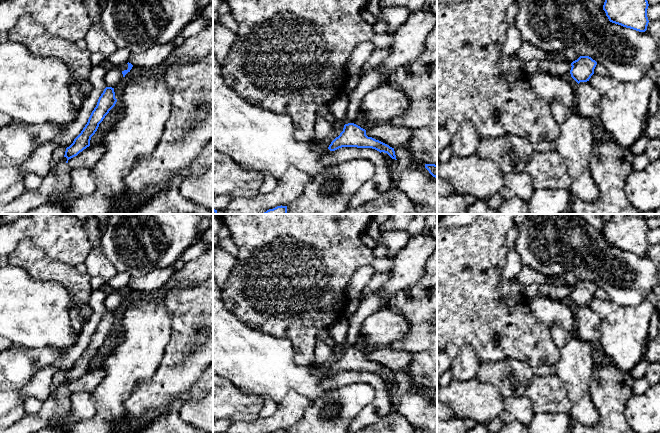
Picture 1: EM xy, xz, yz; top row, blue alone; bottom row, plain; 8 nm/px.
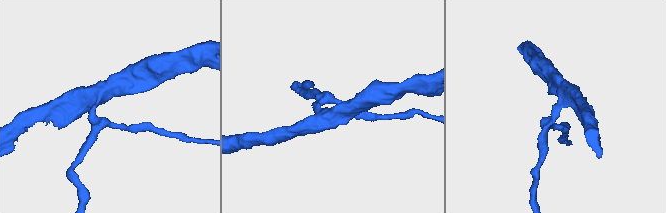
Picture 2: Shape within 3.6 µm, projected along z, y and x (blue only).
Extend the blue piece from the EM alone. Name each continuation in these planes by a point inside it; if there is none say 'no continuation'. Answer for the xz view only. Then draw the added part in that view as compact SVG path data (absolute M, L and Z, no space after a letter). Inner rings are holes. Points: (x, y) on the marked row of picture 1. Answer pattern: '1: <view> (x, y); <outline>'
no continuation

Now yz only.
no continuation

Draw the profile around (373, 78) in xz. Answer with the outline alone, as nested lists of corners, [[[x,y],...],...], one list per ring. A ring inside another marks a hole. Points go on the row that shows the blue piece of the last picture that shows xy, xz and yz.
[[[377,68],[368,70],[361,78],[359,84],[348,94],[349,105],[344,117],[345,124],[353,123],[358,117],[359,108],[364,96],[384,84],[383,75]]]

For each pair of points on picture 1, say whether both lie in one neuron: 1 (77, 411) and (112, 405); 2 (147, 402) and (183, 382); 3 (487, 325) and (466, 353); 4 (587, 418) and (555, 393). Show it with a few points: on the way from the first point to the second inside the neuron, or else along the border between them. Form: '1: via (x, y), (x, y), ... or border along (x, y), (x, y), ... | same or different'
1: border along (91, 394), (96, 413), (90, 418), (77, 421) | different
2: via (156, 393), (168, 382), (174, 382) | same
3: border along (452, 360), (465, 345), (470, 345), (480, 363) | different
4: border along (564, 384), (571, 401), (569, 414) | different

